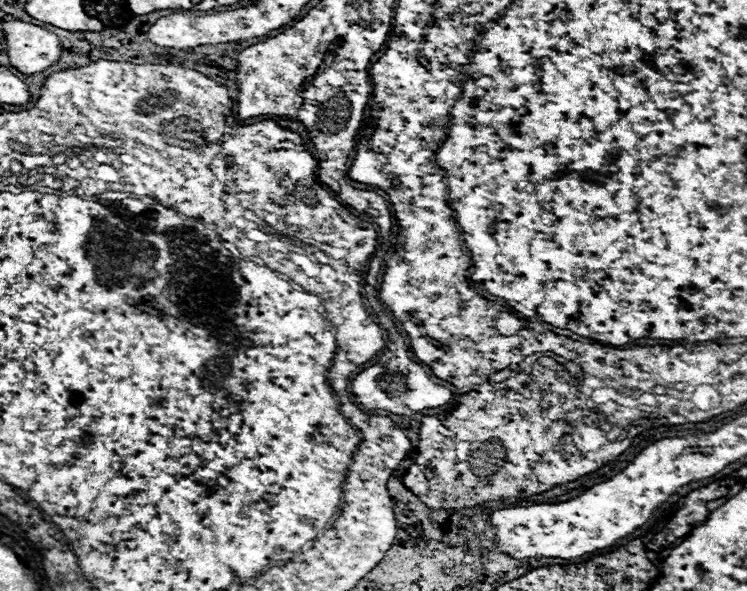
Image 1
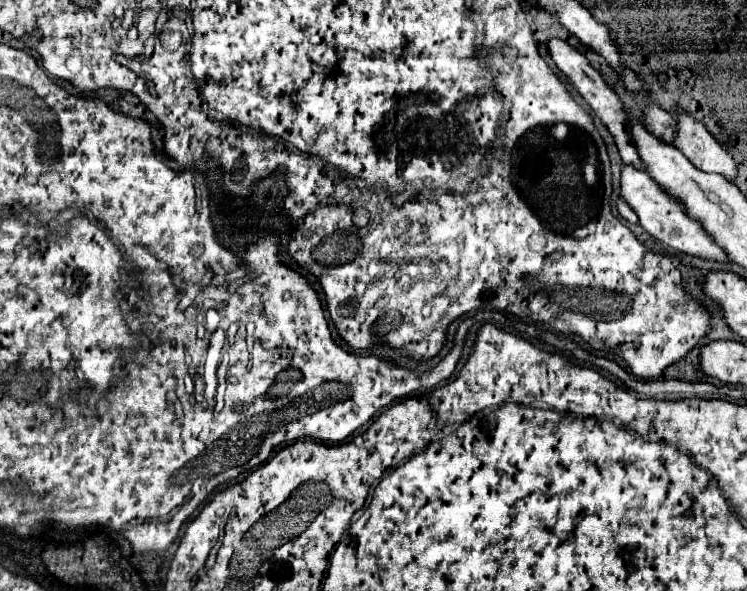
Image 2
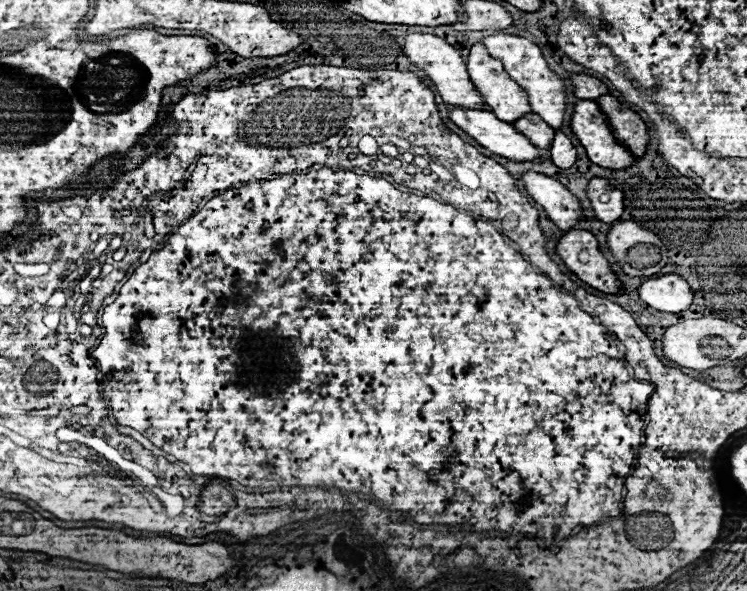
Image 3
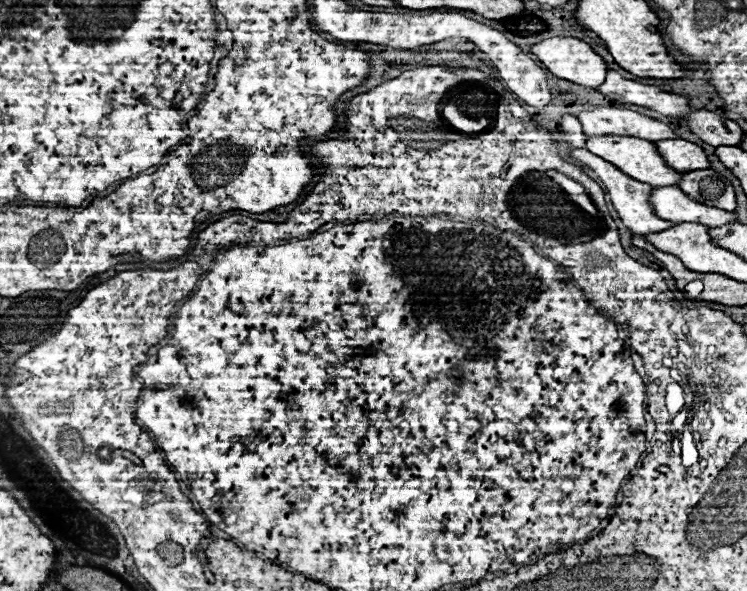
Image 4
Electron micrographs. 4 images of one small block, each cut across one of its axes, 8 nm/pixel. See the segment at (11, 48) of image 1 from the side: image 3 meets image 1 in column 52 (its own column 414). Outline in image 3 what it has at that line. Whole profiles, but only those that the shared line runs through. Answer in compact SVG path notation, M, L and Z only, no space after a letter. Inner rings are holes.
M410 34L410 36L406 36L404 54L408 56L408 60L412 64L422 68L432 78L432 82L436 84L436 88L438 88L438 92L446 104L470 108L470 110L490 110L486 100L482 98L482 94L476 90L474 82L470 80L464 58L460 56L460 52L456 48L452 48L442 38L438 38L434 34Z

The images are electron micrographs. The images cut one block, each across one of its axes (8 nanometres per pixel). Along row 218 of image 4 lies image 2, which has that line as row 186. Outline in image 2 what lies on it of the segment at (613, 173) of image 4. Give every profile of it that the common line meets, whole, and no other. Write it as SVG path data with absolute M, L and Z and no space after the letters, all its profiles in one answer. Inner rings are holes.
M622 166L622 182L620 182L620 196L632 206L632 210L638 214L640 218L640 226L652 234L656 240L664 242L666 246L680 250L684 254L702 258L702 260L714 260L714 262L728 262L728 254L724 252L724 248L720 248L712 236L708 236L708 232L704 230L704 226L690 218L686 208L682 206L682 202L678 198L674 198L672 194L664 192L664 188L654 182L646 172L636 170L632 166Z

